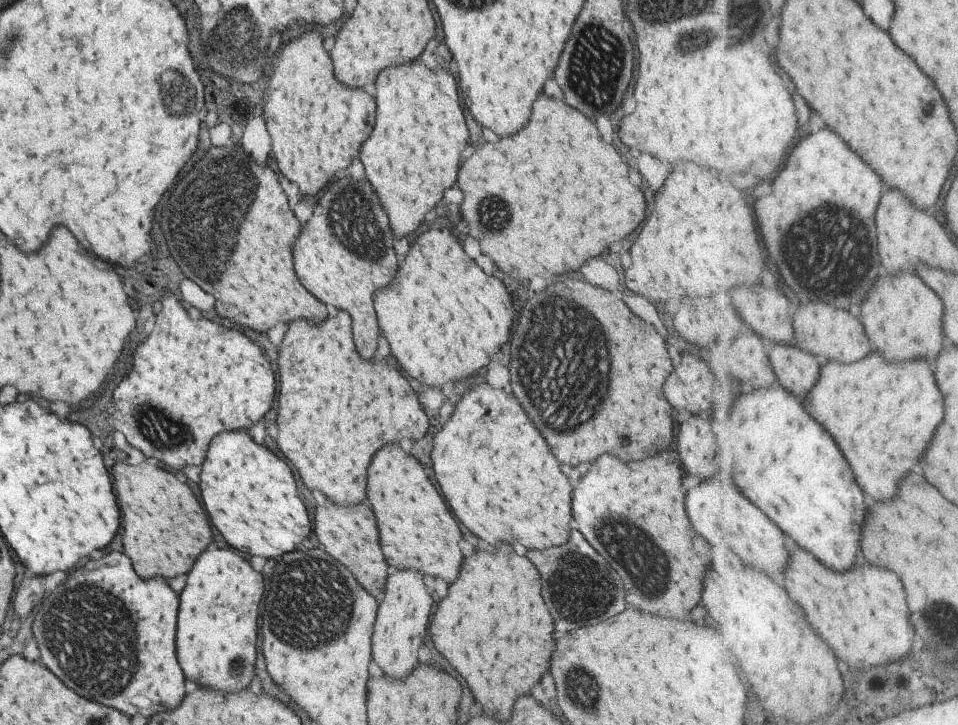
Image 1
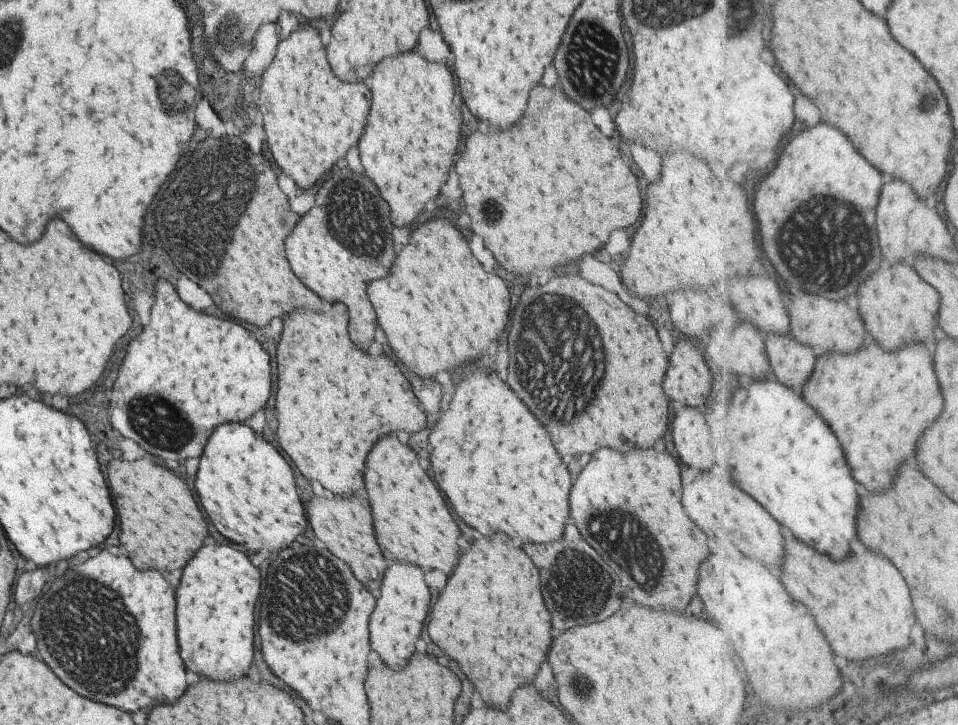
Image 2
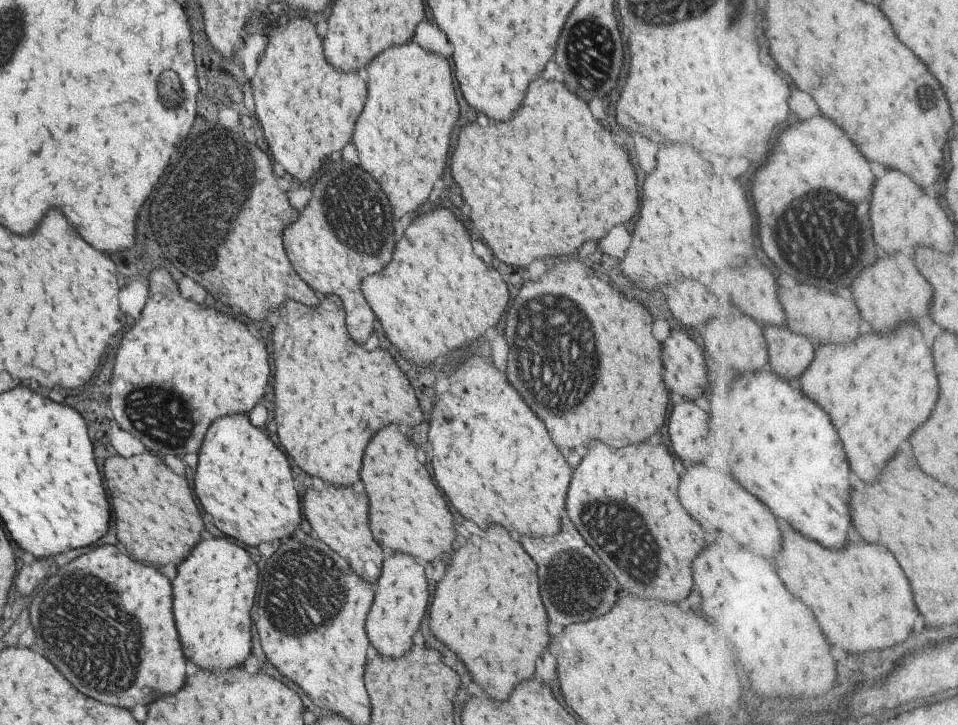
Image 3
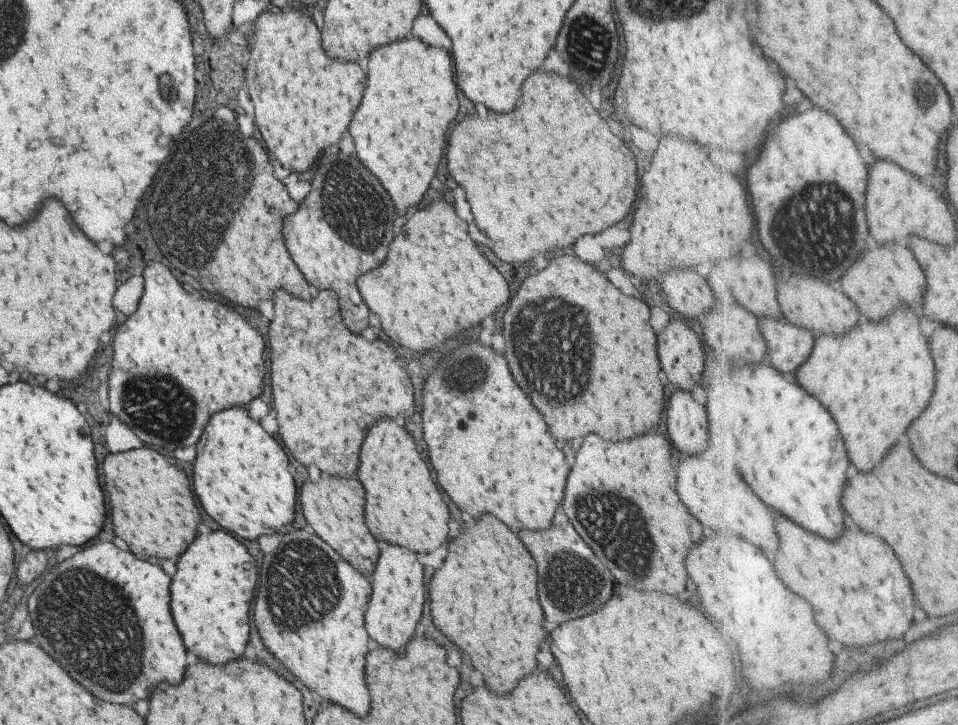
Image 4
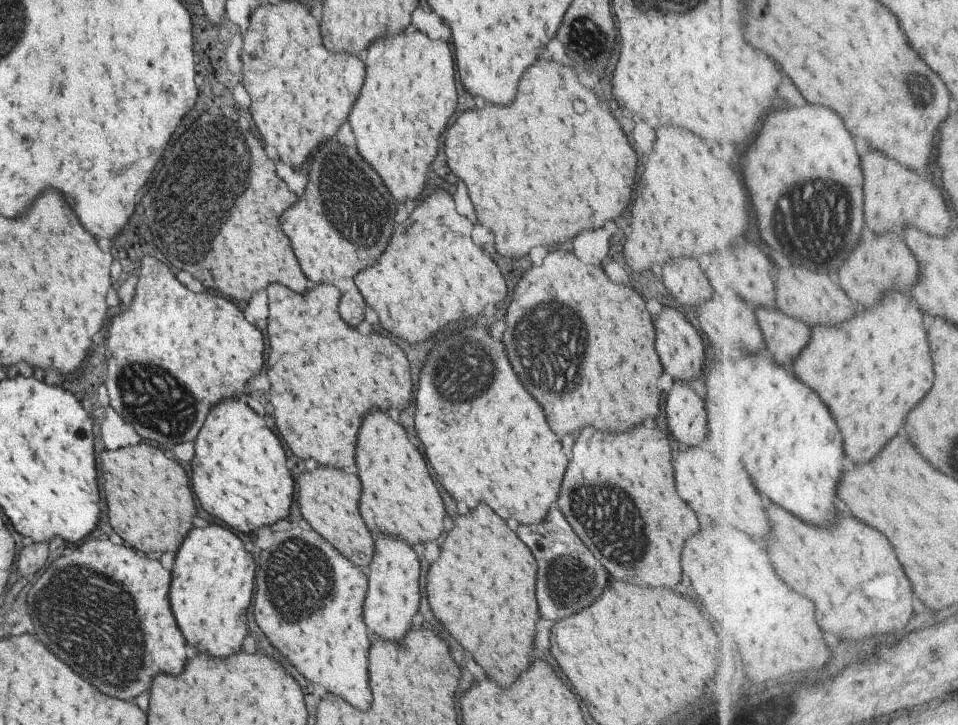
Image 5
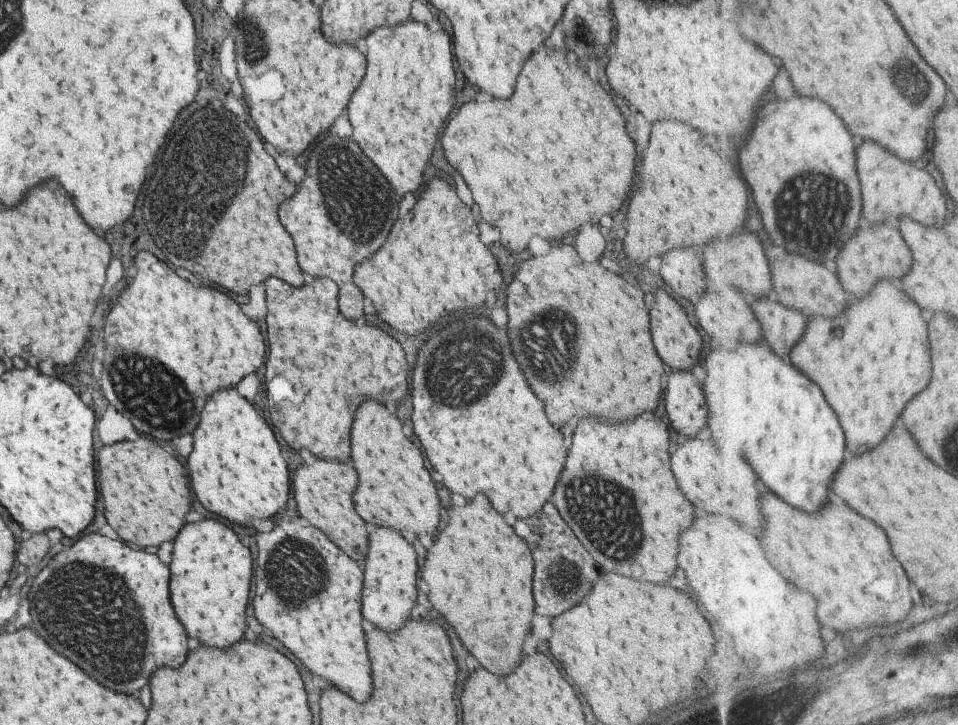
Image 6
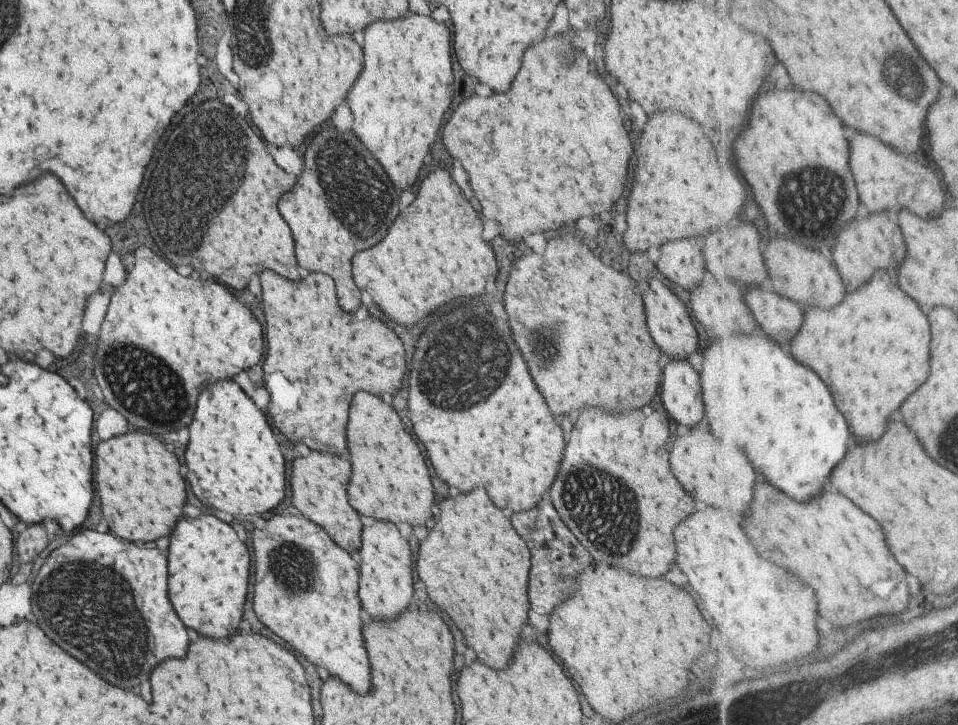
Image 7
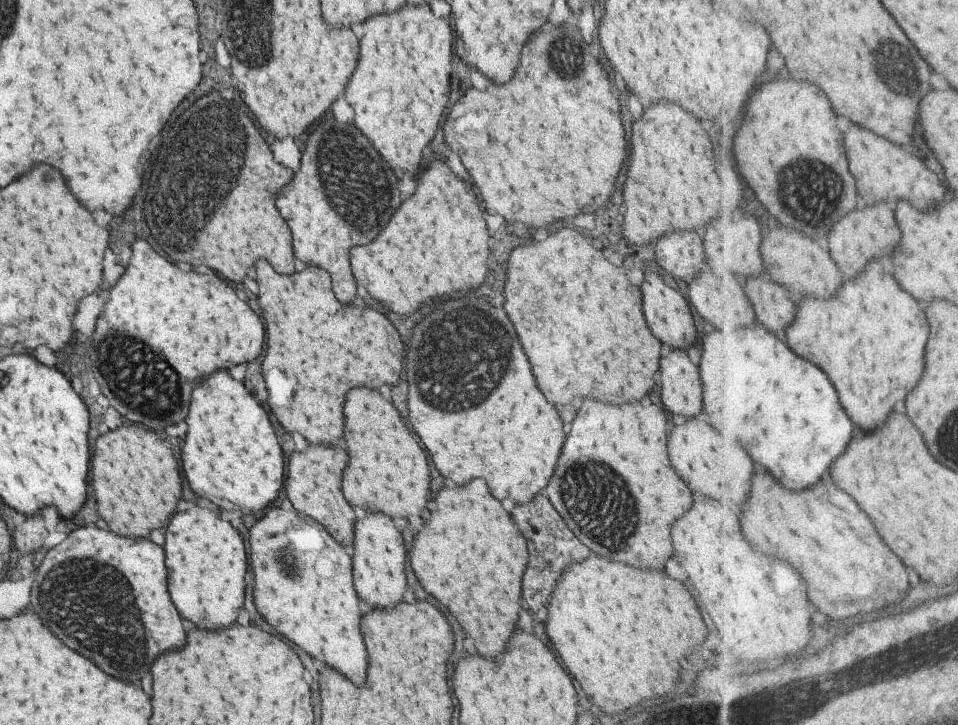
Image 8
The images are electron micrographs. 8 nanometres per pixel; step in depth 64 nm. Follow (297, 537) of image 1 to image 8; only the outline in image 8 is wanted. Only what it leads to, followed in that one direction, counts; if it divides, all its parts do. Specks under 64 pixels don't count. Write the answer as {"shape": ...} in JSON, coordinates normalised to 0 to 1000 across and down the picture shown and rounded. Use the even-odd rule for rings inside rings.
{"shape":[[[227,510],[199,541],[193,577],[195,601],[189,615],[191,654],[197,673],[231,703],[272,703],[293,673],[295,632],[277,566],[252,527]]]}

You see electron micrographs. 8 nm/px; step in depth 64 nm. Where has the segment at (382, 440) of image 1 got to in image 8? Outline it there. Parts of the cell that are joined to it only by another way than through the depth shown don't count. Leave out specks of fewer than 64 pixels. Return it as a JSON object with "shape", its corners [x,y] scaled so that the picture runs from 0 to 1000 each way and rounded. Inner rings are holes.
{"shape":[[[268,359],[264,370],[270,397],[268,419],[277,444],[277,488],[272,510],[279,535],[279,560],[297,593],[312,596],[327,612],[350,612],[358,593],[356,563],[360,541],[368,532],[394,535],[398,530],[412,530],[412,502],[414,516],[421,502],[421,477],[416,463],[400,433],[387,425],[366,430],[366,422],[354,419],[343,397],[341,375],[330,367],[318,367],[316,375],[308,375],[304,381],[289,378],[277,359]]]}

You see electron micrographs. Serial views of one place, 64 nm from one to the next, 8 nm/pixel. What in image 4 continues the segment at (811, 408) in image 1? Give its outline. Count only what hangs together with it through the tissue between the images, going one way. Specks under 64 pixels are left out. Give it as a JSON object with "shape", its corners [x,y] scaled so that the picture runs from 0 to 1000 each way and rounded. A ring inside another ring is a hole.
{"shape":[[[949,422],[936,425],[930,436],[918,444],[907,441],[903,447],[897,447],[890,458],[884,458],[884,463],[867,461],[854,465],[844,497],[829,520],[847,546],[855,546],[855,552],[859,552],[859,557],[863,557],[863,563],[872,568],[872,579],[876,579],[876,590],[880,590],[880,604],[884,607],[888,637],[899,651],[911,648],[924,632],[938,601],[945,599],[951,582],[968,563],[976,538],[976,502],[970,469],[963,461],[959,436]]]}

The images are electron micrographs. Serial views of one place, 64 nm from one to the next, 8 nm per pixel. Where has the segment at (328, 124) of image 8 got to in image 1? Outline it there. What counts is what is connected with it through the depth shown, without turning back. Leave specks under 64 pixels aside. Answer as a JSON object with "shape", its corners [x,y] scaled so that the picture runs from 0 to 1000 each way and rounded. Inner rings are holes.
{"shape":[[[350,240],[350,248],[339,257],[320,309],[304,339],[306,372],[310,386],[337,419],[360,428],[366,436],[368,474],[377,494],[387,494],[394,469],[394,441],[389,433],[389,403],[404,392],[414,370],[404,298],[381,248],[375,248],[375,262],[364,243]]]}

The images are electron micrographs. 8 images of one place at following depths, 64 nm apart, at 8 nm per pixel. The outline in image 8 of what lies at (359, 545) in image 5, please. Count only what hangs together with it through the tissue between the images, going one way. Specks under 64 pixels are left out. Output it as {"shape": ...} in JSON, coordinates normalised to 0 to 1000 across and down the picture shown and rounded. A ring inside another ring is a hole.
{"shape":[[[320,612],[316,623],[306,623],[300,634],[300,659],[295,668],[299,687],[308,703],[325,712],[329,720],[337,723],[341,734],[352,750],[358,750],[364,760],[368,753],[368,726],[371,726],[371,709],[366,706],[364,695],[356,684],[354,668],[356,668],[356,651],[360,646],[362,629],[356,618],[346,618],[346,615],[329,615]]]}

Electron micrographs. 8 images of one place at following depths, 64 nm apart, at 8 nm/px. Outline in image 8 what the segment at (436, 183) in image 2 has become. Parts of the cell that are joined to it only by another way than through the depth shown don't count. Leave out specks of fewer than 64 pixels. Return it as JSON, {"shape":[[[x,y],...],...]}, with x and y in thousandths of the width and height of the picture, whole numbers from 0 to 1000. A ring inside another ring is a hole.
{"shape":[[[442,6],[442,8],[421,8],[419,14],[414,14],[410,19],[385,22],[377,36],[379,36],[379,50],[375,55],[375,80],[373,80],[371,97],[366,99],[366,108],[362,110],[362,119],[360,119],[360,138],[368,146],[368,154],[371,154],[368,171],[375,177],[375,182],[379,182],[383,188],[387,201],[391,207],[396,207],[396,212],[404,221],[404,226],[408,226],[408,234],[412,237],[414,246],[419,246],[423,237],[433,240],[433,234],[437,229],[437,221],[439,221],[439,207],[452,190],[452,185],[456,179],[456,168],[460,163],[460,154],[462,154],[467,132],[469,132],[469,80],[471,80],[471,39],[469,39],[469,30],[465,25],[454,25],[450,19],[450,14]]]}

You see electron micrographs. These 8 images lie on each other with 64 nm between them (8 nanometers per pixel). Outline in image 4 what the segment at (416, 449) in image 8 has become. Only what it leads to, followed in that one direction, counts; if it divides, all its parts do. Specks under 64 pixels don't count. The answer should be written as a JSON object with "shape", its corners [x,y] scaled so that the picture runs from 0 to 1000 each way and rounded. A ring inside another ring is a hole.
{"shape":[[[396,577],[381,599],[375,621],[373,659],[381,679],[381,723],[391,745],[446,761],[467,745],[467,701],[437,632],[429,604],[406,577]]]}

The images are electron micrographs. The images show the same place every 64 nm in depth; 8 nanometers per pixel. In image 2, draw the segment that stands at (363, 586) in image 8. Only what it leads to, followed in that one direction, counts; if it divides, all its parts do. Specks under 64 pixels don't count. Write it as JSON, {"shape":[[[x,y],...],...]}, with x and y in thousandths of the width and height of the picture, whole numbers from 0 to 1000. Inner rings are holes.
{"shape":[[[408,775],[400,792],[396,825],[391,828],[391,839],[385,850],[387,897],[391,897],[406,921],[421,919],[429,905],[431,888],[446,850],[446,839],[448,839],[448,817],[442,803],[442,786],[425,775]]]}

